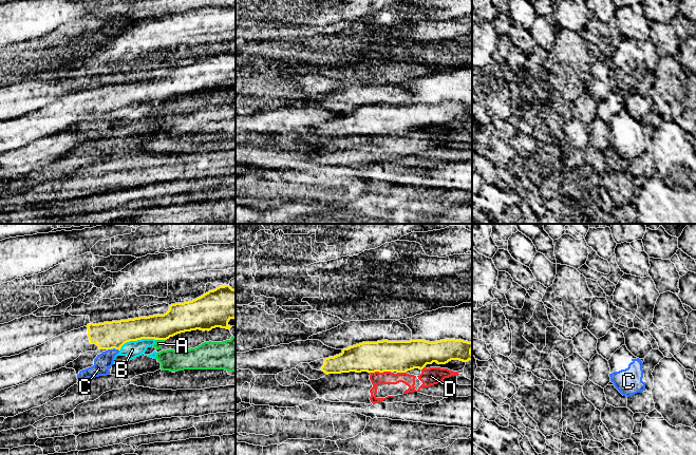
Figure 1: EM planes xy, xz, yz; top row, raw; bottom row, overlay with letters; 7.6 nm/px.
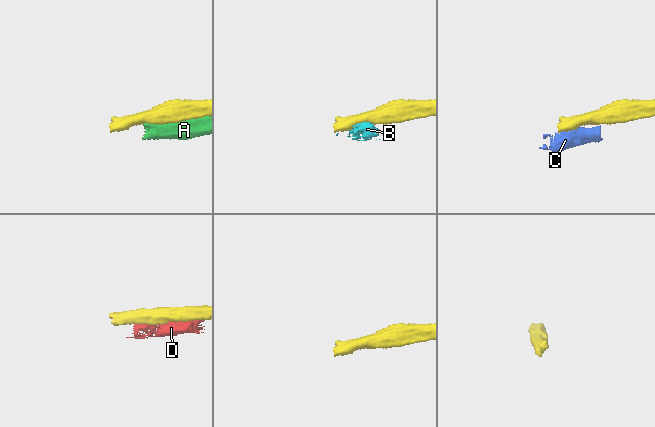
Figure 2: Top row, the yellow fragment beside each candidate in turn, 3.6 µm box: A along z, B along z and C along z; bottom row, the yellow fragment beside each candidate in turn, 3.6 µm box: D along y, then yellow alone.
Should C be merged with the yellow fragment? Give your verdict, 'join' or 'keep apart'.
keep apart

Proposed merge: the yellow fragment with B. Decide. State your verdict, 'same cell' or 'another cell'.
another cell

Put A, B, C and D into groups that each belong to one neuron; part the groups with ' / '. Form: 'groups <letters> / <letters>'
groups A B / C / D

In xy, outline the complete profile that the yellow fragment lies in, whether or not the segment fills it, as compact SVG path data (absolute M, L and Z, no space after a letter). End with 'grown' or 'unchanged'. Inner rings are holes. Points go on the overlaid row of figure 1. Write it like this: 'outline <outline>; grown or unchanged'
outline M224 285L219 286L213 290L209 290L192 301L171 304L169 305L169 310L164 315L153 315L149 317L139 317L98 324L90 323L87 326L55 337L52 340L19 355L0 358L0 391L25 383L35 376L64 367L68 363L73 362L80 355L87 352L97 352L98 349L112 348L120 350L121 346L130 341L137 341L142 339L167 340L177 334L196 329L203 331L209 331L215 327L230 329L232 327L228 324L230 319L236 319L236 289L232 289L229 285Z; grown

